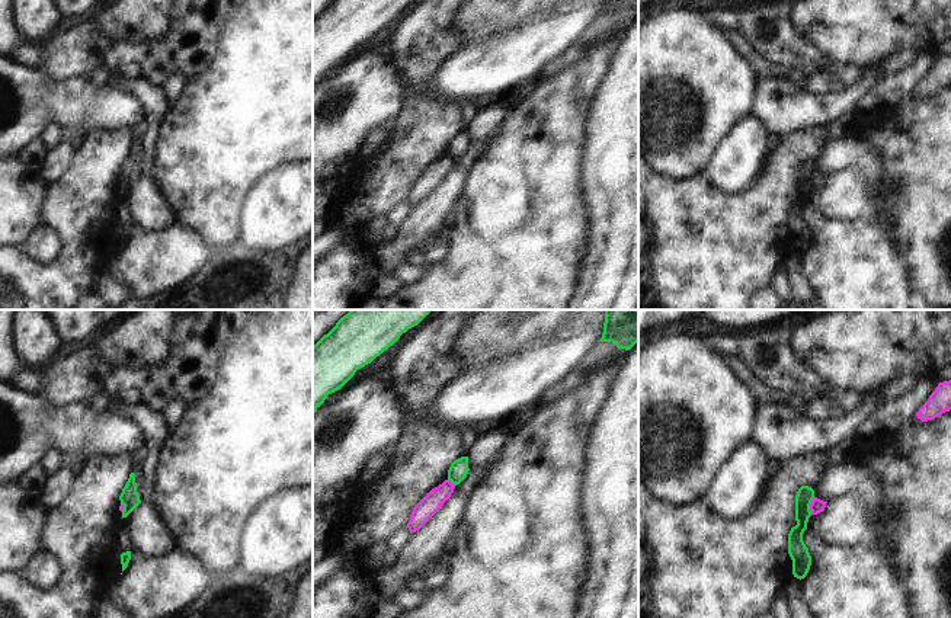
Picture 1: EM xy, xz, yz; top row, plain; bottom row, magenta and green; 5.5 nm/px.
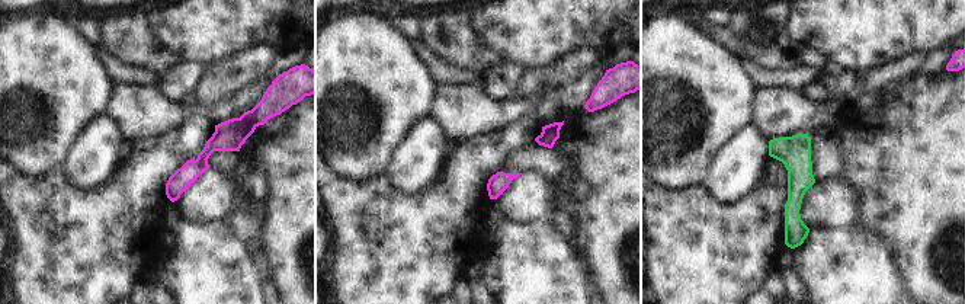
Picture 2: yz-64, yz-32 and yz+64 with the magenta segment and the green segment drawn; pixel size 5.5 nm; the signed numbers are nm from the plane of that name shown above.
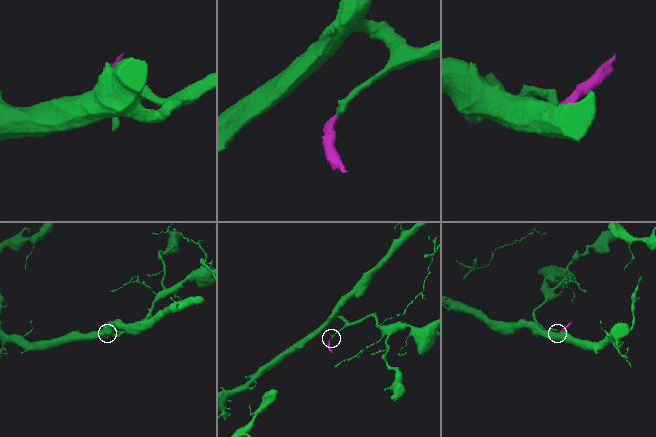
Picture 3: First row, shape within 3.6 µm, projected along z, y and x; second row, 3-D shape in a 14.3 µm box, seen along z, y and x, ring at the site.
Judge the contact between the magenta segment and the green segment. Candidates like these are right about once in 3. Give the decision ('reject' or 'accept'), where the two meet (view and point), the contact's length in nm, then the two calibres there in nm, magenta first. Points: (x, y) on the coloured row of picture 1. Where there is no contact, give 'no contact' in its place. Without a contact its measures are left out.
reject | yz (810, 506) | 100 nm | 70/100 nm

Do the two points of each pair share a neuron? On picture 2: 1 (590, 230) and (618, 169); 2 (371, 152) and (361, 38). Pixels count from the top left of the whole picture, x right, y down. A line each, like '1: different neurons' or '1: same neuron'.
1: same neuron
2: same neuron

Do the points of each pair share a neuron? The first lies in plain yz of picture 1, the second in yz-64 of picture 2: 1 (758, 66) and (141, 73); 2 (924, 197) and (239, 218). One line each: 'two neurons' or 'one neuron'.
1: one neuron
2: two neurons

